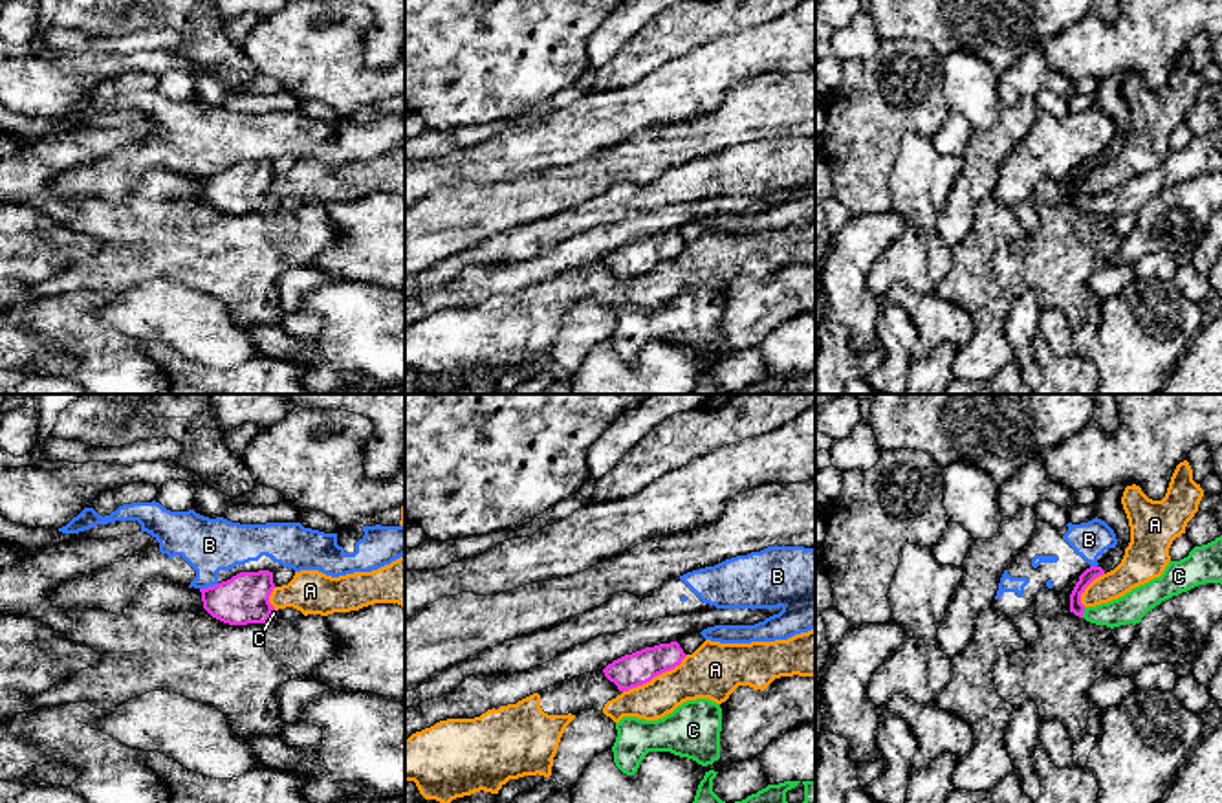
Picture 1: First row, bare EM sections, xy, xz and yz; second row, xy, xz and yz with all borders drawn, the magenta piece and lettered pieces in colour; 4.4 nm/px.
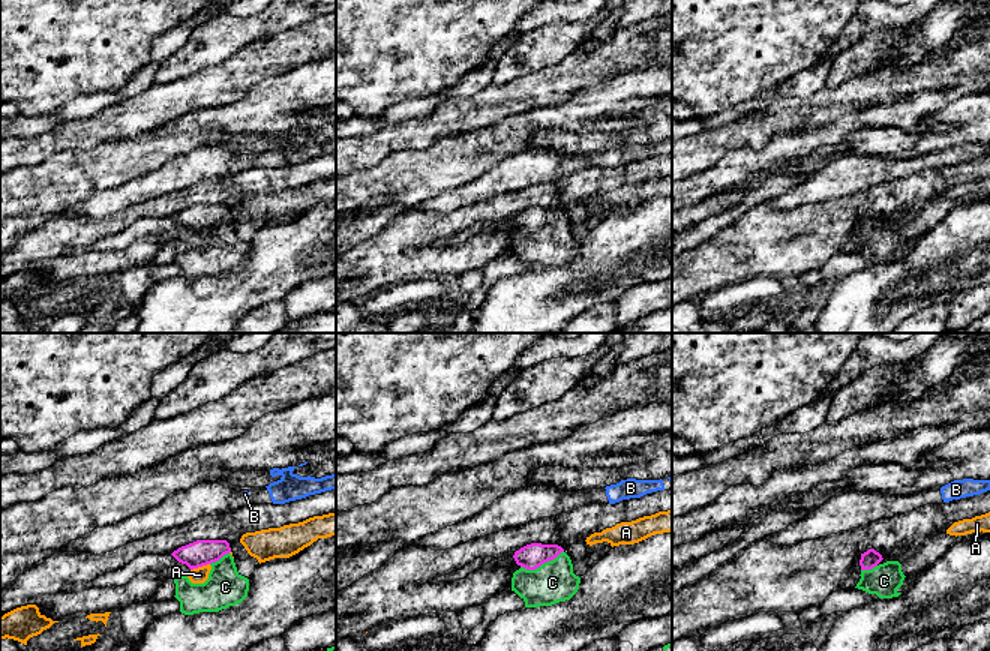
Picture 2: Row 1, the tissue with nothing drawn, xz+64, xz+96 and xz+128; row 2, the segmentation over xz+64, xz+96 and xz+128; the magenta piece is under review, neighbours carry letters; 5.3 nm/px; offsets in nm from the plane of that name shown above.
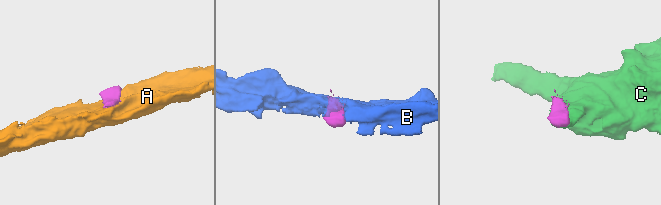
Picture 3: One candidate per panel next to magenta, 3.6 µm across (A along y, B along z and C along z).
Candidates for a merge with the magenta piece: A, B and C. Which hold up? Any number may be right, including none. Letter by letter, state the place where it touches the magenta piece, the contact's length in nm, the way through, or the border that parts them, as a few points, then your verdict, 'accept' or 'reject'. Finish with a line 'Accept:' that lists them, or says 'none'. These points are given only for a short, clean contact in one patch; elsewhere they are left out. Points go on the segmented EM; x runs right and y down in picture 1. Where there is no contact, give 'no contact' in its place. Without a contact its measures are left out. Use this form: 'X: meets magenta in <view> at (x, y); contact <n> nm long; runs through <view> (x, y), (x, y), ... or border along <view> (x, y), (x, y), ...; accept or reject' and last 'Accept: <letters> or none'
A: meets magenta in xz at (654, 675); contact 340 nm long; reject
B: meets magenta in xy at (209, 587); contact 90 nm long; border along xy (218, 583), (200, 589); reject
C: meets magenta in yz at (1083, 611); contact 50 nm long; runs through yz (1092, 572), (1076, 593), (1083, 611), (1118, 613), (1131, 607); accept
Accept: C

